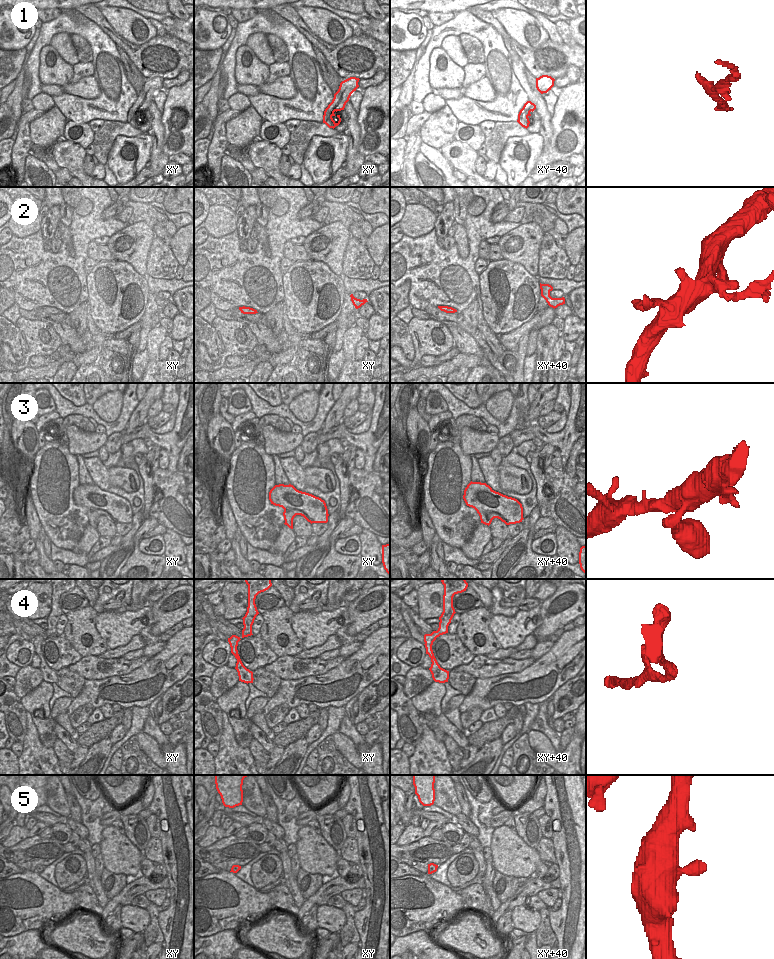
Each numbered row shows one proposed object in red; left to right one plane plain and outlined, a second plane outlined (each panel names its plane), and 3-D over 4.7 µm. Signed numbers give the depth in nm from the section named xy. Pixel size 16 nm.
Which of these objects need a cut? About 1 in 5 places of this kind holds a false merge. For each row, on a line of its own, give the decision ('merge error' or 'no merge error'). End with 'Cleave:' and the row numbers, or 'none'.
1: no merge error
2: merge error
3: no merge error
4: no merge error
5: no merge error
Cleave: 2

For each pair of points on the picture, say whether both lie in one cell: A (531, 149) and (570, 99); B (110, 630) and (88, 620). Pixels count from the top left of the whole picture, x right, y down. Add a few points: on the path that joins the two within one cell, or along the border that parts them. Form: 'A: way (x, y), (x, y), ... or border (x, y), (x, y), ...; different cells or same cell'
A: border (543, 145), (541, 152); different cells
B: border (97, 614), (95, 628), (106, 644); different cells

